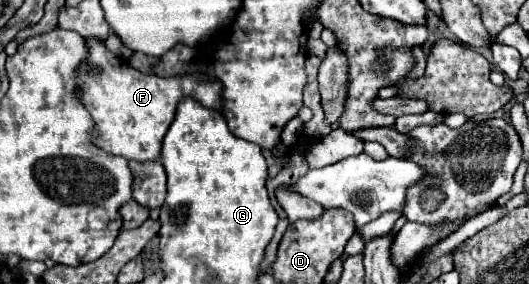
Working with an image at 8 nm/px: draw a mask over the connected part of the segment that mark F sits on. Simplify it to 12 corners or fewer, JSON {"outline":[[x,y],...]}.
{"outline":[[96,37],[76,97],[92,143],[134,161],[160,157],[184,97],[222,109],[200,75],[156,77]]}

